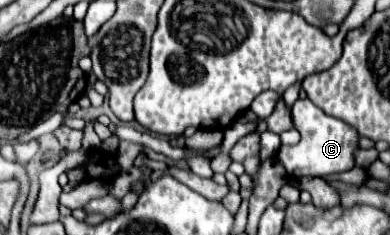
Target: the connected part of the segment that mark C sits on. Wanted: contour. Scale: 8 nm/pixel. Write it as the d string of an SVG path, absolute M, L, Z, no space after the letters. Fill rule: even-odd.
M298 98L292 106L294 126L300 132L300 142L294 146L282 146L278 150L278 158L284 164L290 178L300 176L324 176L324 174L340 174L354 168L354 152L358 144L356 130L352 130L342 120L324 114L310 98Z

